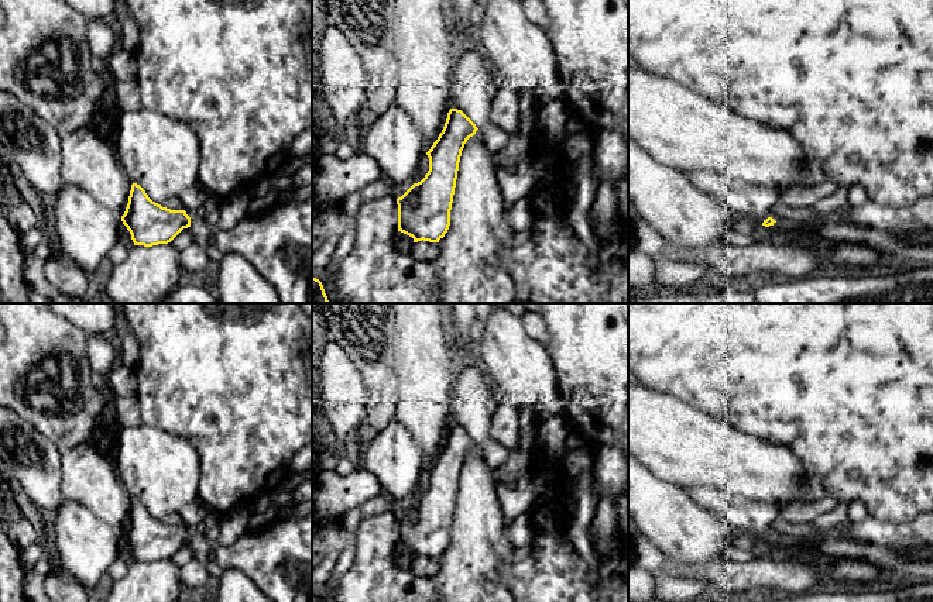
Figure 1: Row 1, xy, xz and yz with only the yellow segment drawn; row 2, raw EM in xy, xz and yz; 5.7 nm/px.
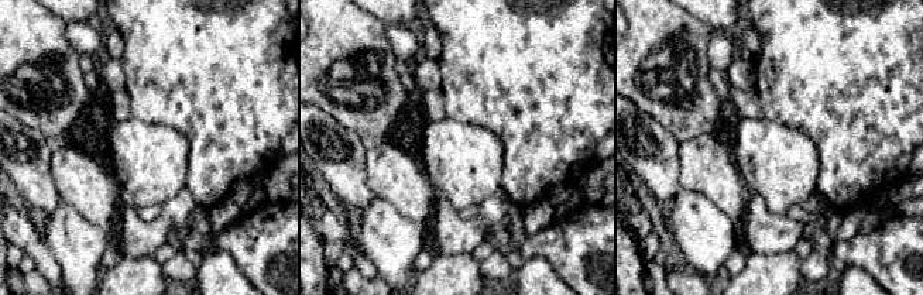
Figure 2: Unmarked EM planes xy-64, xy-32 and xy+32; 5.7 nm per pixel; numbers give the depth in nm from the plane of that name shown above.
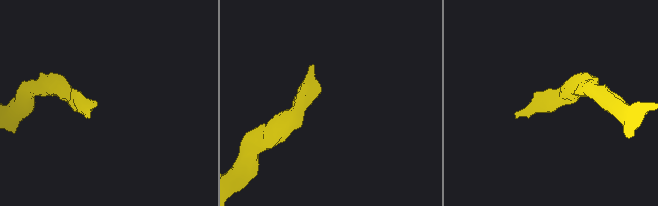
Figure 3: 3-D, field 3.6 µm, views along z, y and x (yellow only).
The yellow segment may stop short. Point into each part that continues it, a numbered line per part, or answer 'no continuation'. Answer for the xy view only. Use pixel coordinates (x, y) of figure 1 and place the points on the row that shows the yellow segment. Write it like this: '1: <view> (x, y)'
1: xy (195, 200)

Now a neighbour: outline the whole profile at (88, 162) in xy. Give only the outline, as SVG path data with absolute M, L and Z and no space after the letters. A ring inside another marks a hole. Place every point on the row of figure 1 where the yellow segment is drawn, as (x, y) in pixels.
M89 127L61 135L61 149L64 182L86 190L96 202L121 217L133 183L114 149Z

